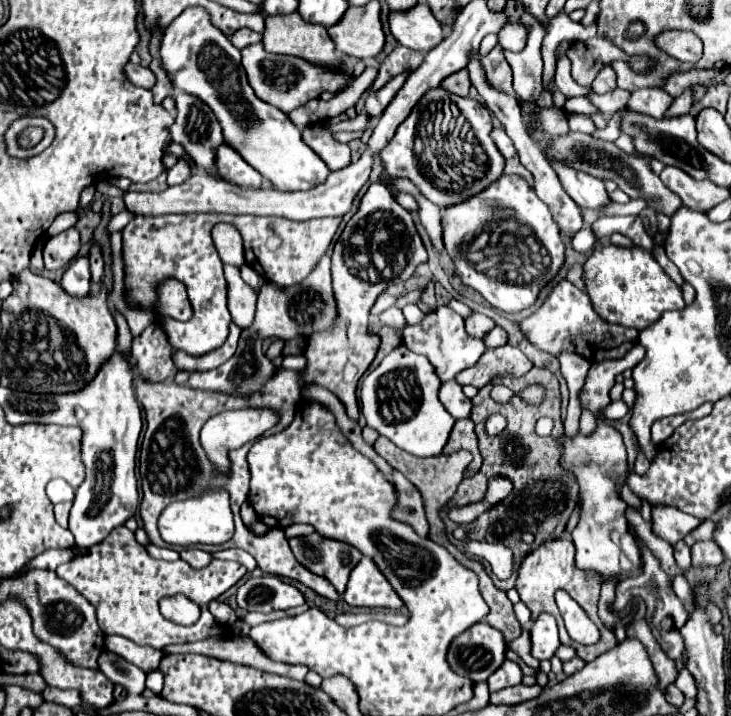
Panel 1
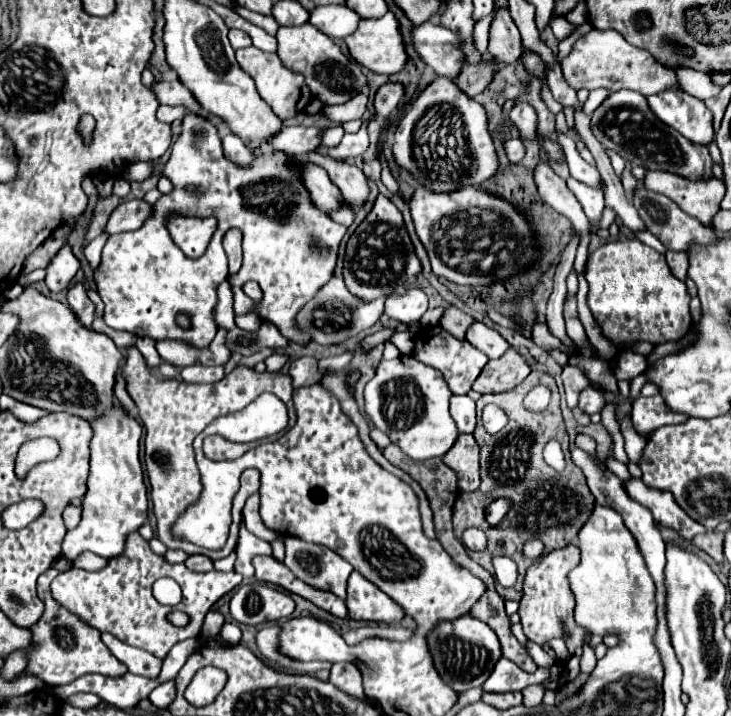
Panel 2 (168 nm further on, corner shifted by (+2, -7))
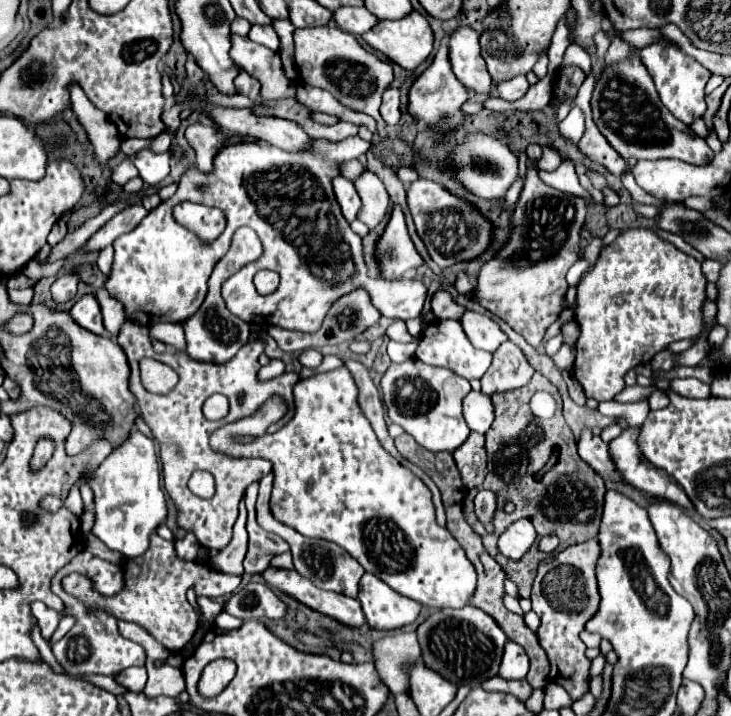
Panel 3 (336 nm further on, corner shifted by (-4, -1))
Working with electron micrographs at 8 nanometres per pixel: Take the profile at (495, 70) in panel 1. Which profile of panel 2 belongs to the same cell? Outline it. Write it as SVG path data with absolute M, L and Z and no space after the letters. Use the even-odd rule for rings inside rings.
M509 7L493 9L487 53L499 63L513 63L521 57L521 33L509 15Z

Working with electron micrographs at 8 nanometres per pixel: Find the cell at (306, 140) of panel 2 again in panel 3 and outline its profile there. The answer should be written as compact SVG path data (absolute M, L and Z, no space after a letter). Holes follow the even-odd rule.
M195 123L185 129L185 139L195 149L197 167L201 171L211 171L211 163L213 163L215 153L231 139L231 135L227 135L215 127Z

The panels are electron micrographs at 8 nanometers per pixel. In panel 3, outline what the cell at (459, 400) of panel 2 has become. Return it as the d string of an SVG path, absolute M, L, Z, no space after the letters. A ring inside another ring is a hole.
M471 391L463 399L463 415L471 431L485 433L493 423L493 405L491 405L489 395Z

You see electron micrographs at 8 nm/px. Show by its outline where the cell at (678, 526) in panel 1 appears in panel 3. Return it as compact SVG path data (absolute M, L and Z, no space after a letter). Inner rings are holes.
M625 429L619 437L615 437L611 445L611 457L615 457L615 465L619 465L619 471L623 477L627 477L627 483L637 487L639 491L651 493L653 497L665 499L677 507L693 509L689 497L683 493L683 487L677 485L677 481L663 473L661 469L655 469L637 447L635 437L639 435L637 429Z

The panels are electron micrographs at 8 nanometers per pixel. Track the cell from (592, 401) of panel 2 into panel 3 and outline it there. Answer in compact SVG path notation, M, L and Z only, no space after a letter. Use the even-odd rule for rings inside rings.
M627 229L601 251L593 271L577 285L577 325L581 337L575 343L575 377L589 399L611 401L625 387L625 373L639 363L647 363L655 353L673 341L695 339L701 325L701 307L705 301L705 275L701 263L681 253L675 245L659 239L649 229Z

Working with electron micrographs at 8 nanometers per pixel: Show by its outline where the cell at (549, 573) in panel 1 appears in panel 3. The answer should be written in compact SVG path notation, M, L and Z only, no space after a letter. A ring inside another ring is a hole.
M589 539L577 545L571 545L557 555L543 559L539 563L539 573L533 583L531 603L533 611L539 615L541 625L537 629L537 639L545 649L551 673L549 681L559 683L571 699L579 699L587 691L587 675L591 660L585 657L585 645L579 639L583 625L589 621L591 613L595 613L599 605L599 591L595 585L595 561L599 557L597 539Z

